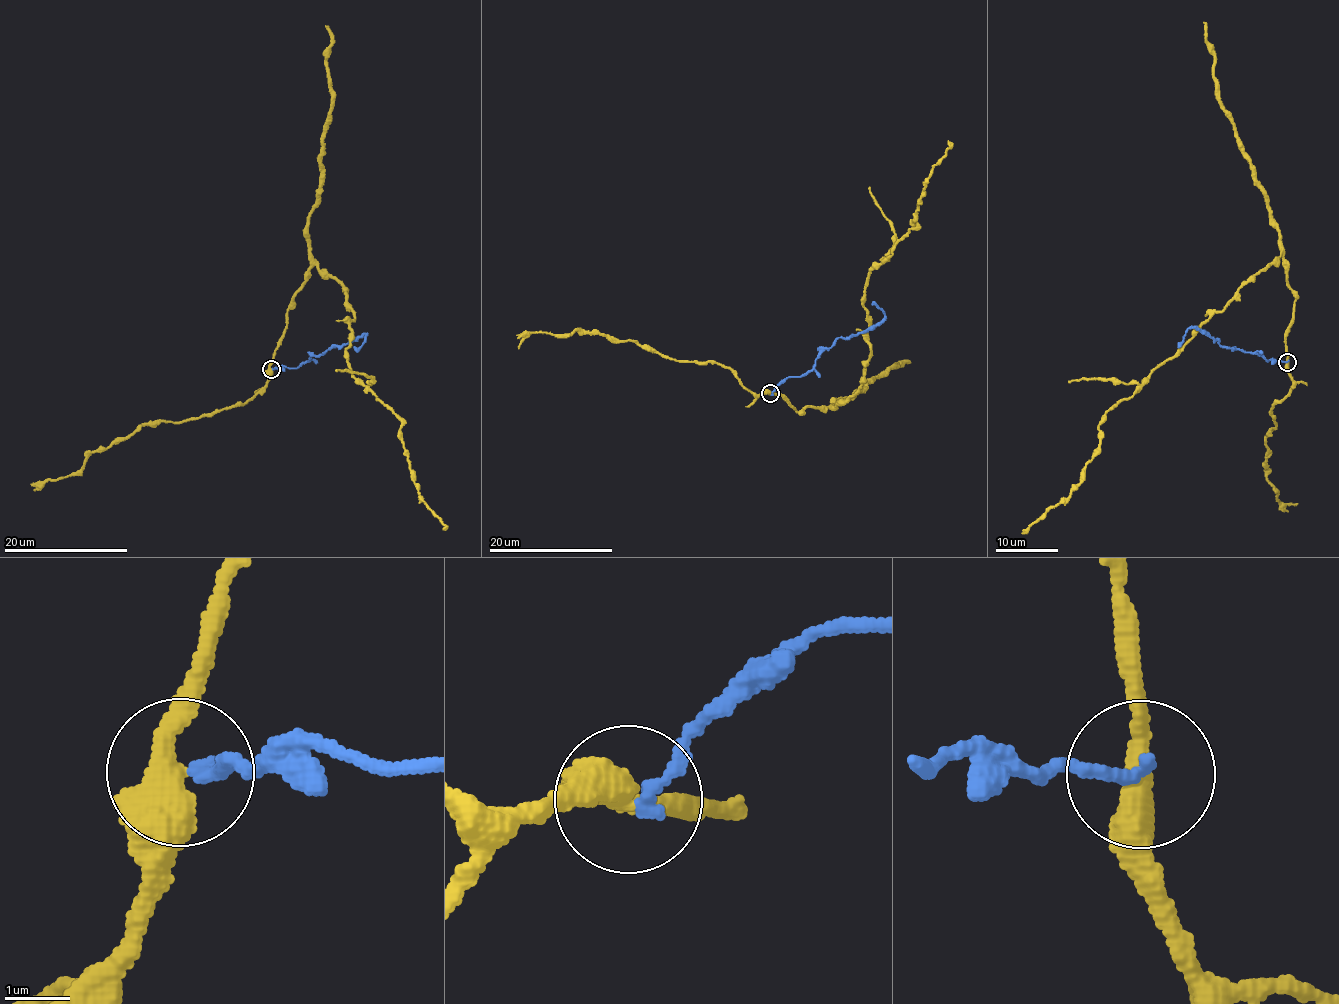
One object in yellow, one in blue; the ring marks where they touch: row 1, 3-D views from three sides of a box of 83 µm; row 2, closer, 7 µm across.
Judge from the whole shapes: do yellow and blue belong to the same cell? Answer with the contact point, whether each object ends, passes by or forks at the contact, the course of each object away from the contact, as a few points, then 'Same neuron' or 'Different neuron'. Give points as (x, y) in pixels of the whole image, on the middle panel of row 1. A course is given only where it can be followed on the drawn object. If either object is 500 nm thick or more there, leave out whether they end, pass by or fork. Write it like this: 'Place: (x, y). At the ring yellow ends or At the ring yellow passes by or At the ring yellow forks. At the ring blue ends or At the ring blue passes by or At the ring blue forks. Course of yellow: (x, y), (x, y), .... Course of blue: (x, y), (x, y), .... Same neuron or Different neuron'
Place: (770, 393). At the ring yellow passes by. At the ring blue ends. Course of yellow: (770, 393), (800, 412), (833, 408), (860, 385), (870, 356), (866, 279), (916, 224), (917, 201), (947, 140). Course of blue: (770, 393), (788, 377), (807, 374), (815, 358), (835, 340), (865, 332), (881, 320), (883, 314), (874, 301). Different neuron

